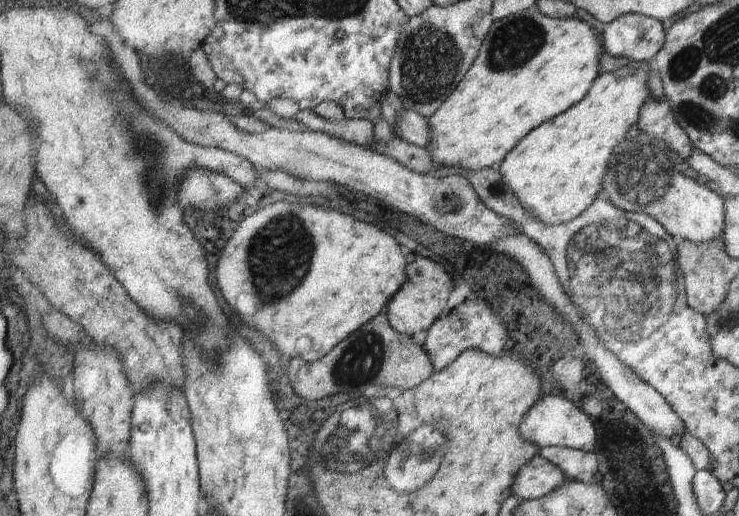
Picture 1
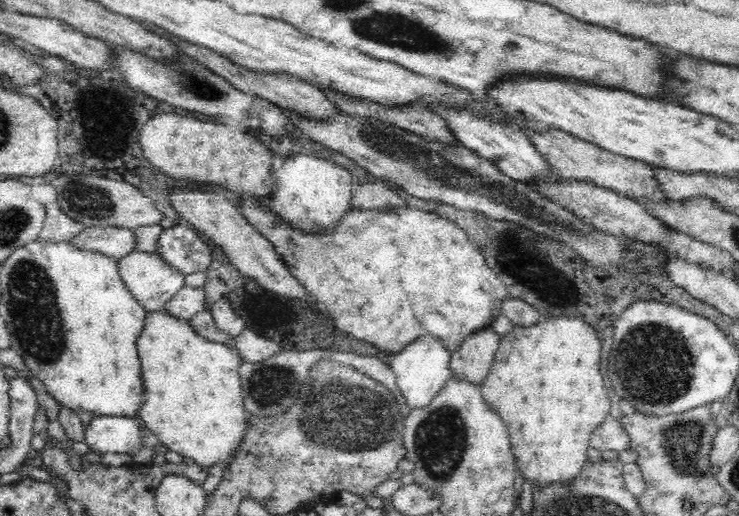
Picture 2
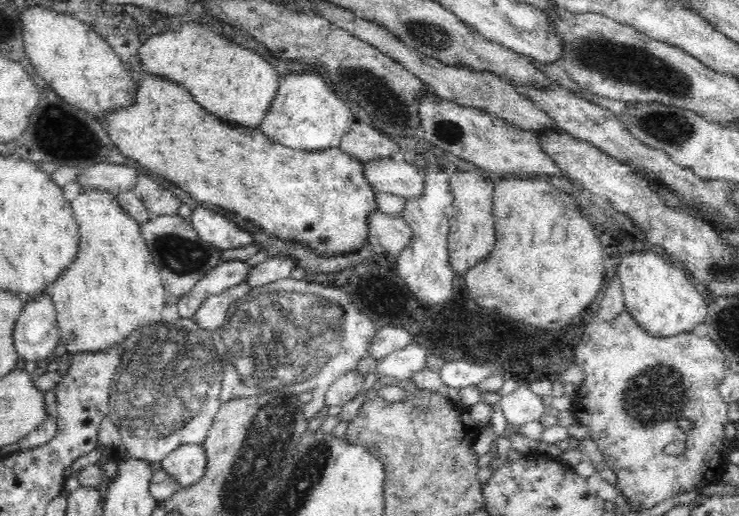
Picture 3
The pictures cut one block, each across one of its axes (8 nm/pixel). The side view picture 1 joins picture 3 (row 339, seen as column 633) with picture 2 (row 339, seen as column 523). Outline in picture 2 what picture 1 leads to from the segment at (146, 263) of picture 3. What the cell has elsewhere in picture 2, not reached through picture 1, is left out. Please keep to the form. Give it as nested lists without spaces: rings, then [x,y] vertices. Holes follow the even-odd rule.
[[[164,308],[150,311],[145,322],[144,332],[138,338],[138,353],[142,359],[142,377],[148,400],[137,413],[137,419],[143,428],[155,434],[169,450],[194,459],[196,464],[207,471],[216,464],[228,468],[236,460],[250,418],[244,403],[240,377],[243,361],[238,352],[230,345],[212,343],[202,336],[197,336],[187,320],[172,317]]]

